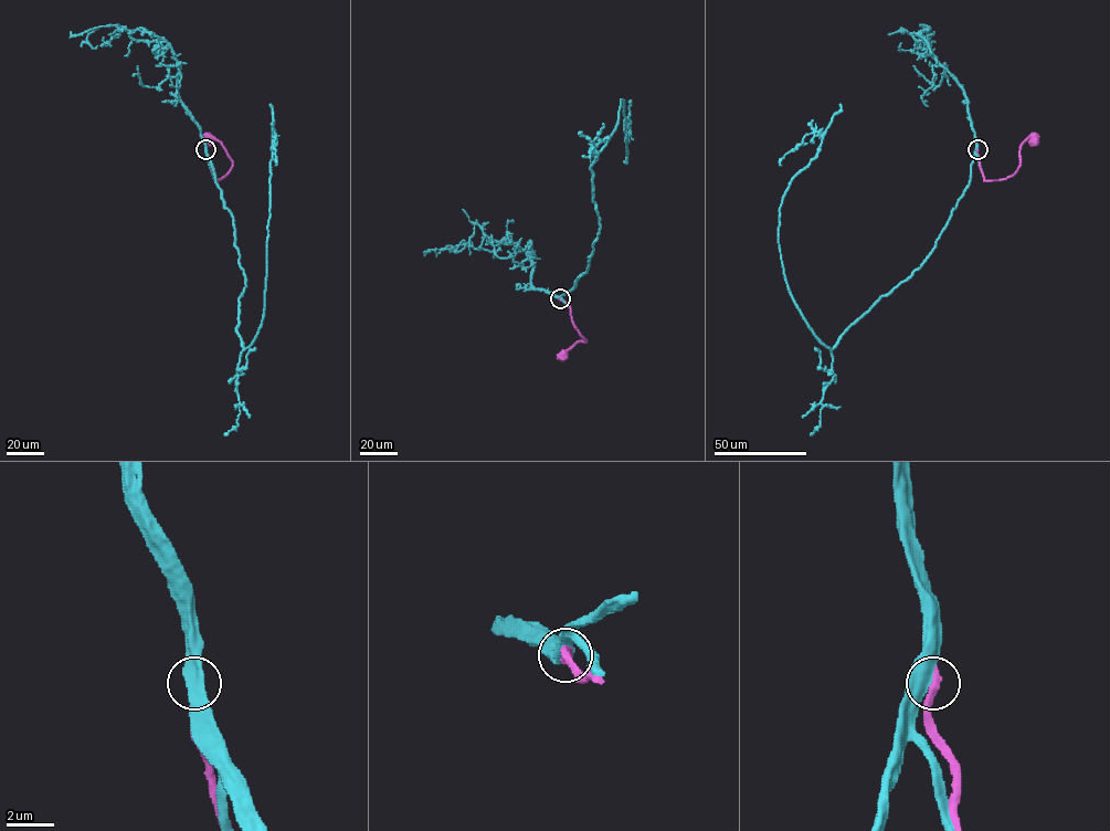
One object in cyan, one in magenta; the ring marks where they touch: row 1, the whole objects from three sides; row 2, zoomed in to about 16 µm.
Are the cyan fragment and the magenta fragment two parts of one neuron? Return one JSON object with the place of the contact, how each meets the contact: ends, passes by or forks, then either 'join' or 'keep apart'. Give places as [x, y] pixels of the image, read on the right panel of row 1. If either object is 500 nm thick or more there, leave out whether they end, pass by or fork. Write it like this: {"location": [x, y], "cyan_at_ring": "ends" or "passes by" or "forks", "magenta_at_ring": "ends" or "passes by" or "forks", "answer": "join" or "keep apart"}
{"location": [978, 149], "answer": "keep apart"}

